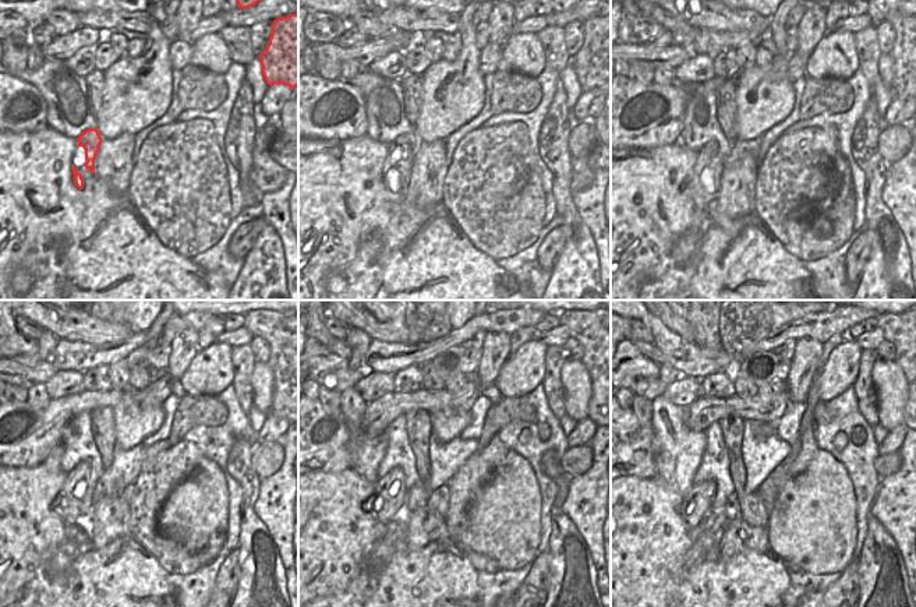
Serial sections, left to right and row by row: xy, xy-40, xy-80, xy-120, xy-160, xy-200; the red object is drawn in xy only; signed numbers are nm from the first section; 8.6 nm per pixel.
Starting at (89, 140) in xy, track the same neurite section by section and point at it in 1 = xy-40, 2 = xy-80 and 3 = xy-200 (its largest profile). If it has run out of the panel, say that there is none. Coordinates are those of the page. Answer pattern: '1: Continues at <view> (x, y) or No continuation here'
1: Continues at xy-40 (398, 165)
2: Continues at xy-80 (707, 170)
3: Continues at xy-200 (696, 503)

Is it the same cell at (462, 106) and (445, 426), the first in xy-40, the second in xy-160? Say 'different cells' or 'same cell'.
same cell

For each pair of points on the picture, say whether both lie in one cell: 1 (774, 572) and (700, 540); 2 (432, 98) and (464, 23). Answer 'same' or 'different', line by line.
1: same
2: same

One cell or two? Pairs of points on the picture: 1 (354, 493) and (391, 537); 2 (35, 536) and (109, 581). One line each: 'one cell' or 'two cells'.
1: one cell
2: one cell

